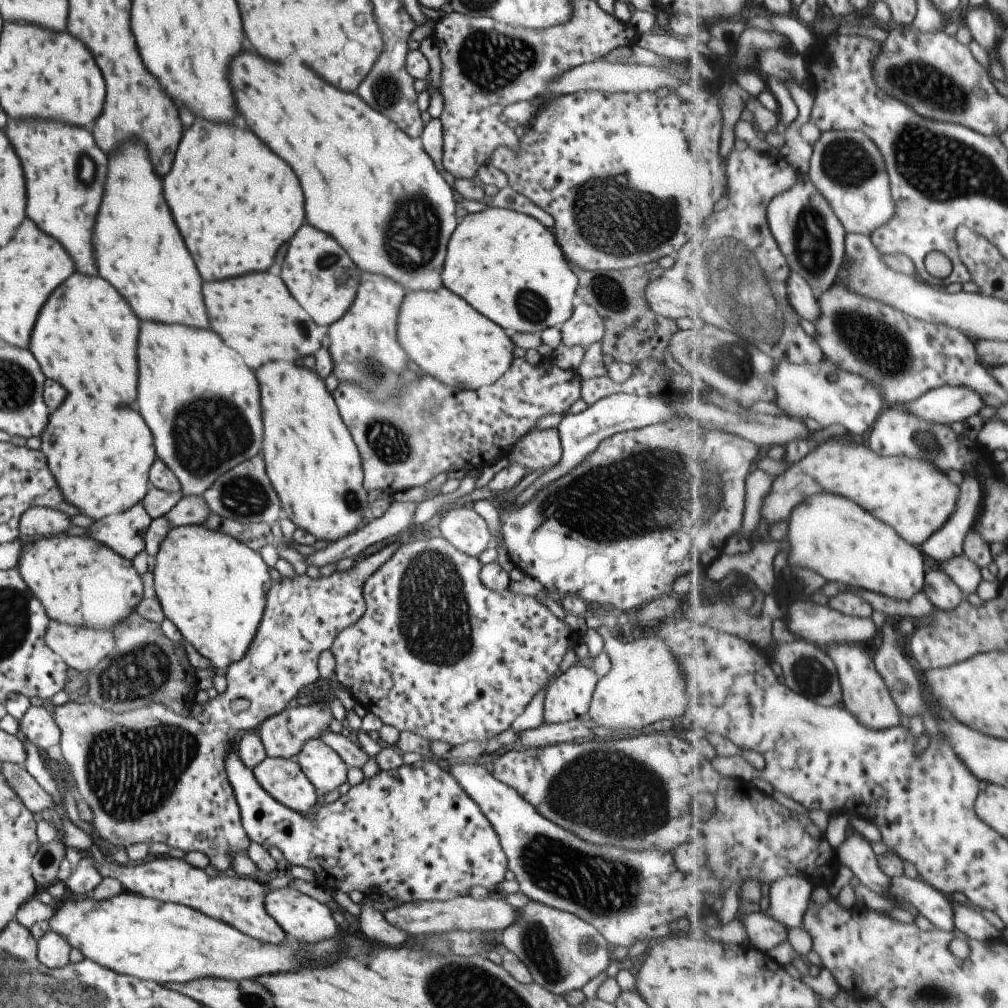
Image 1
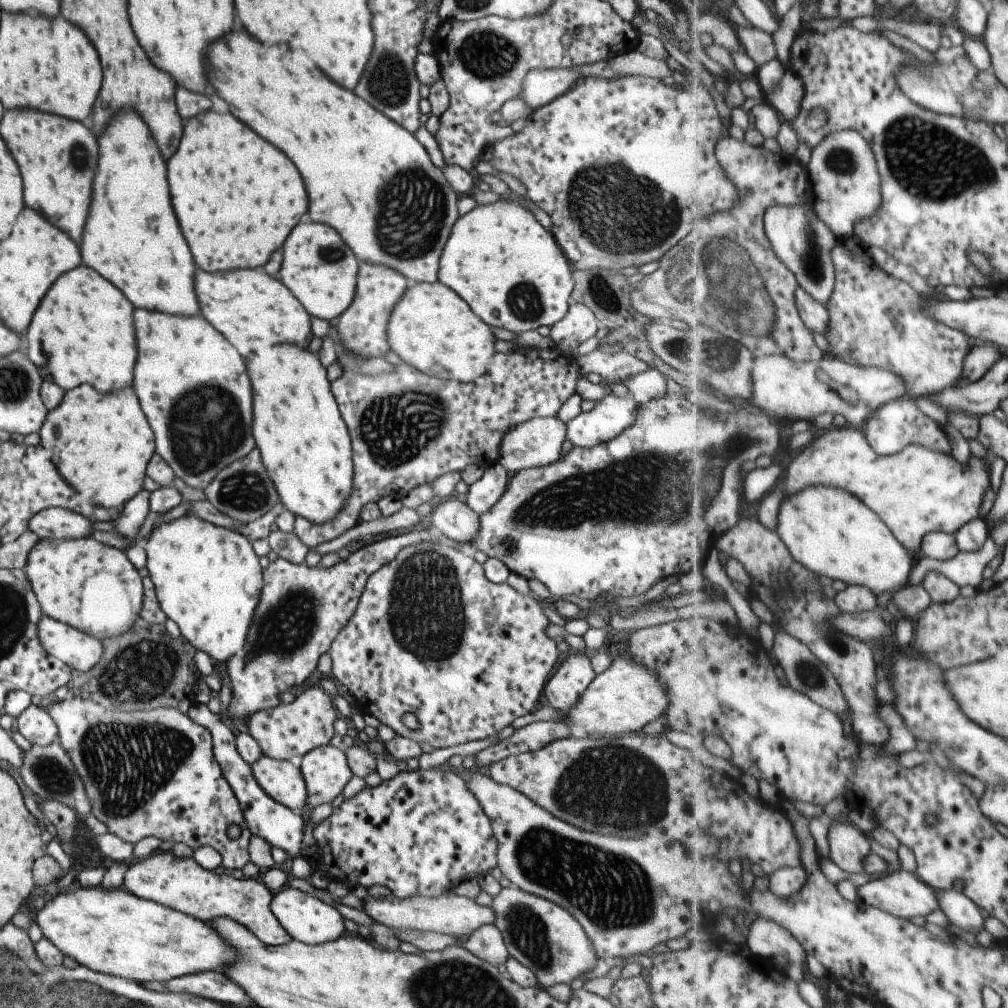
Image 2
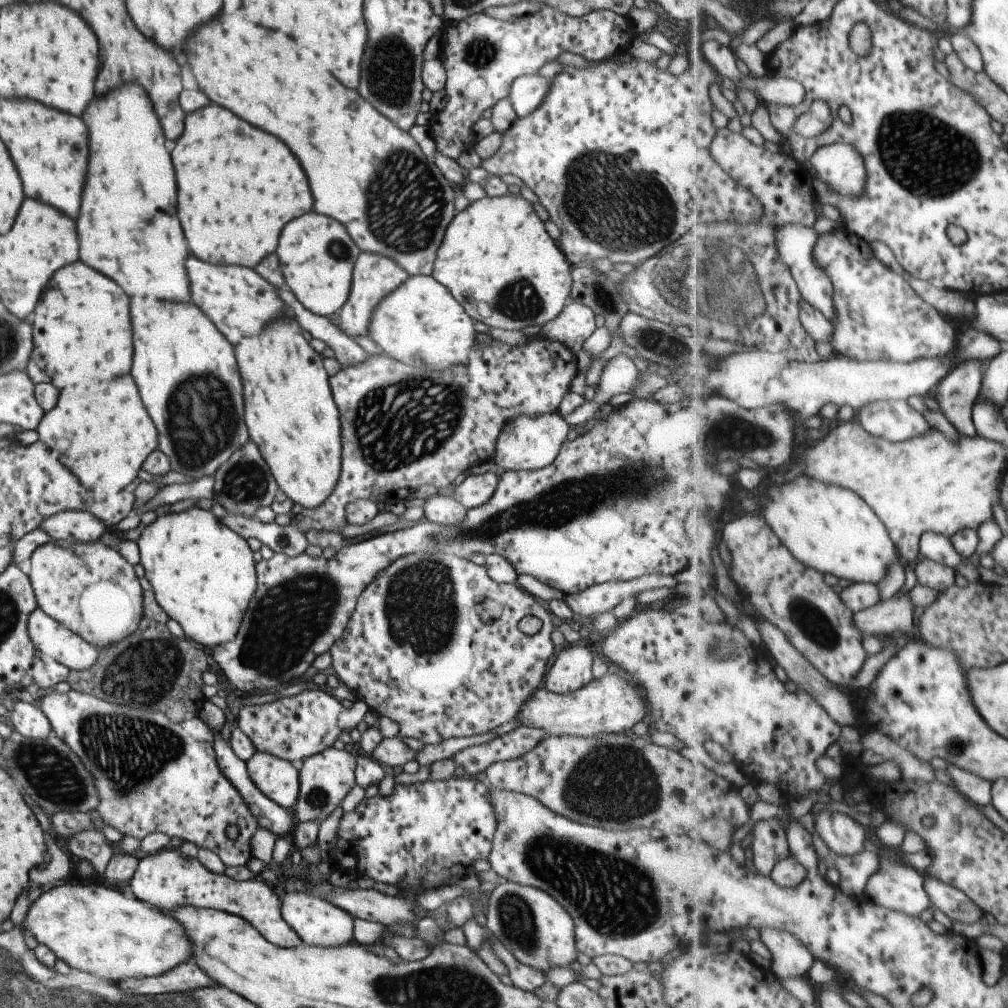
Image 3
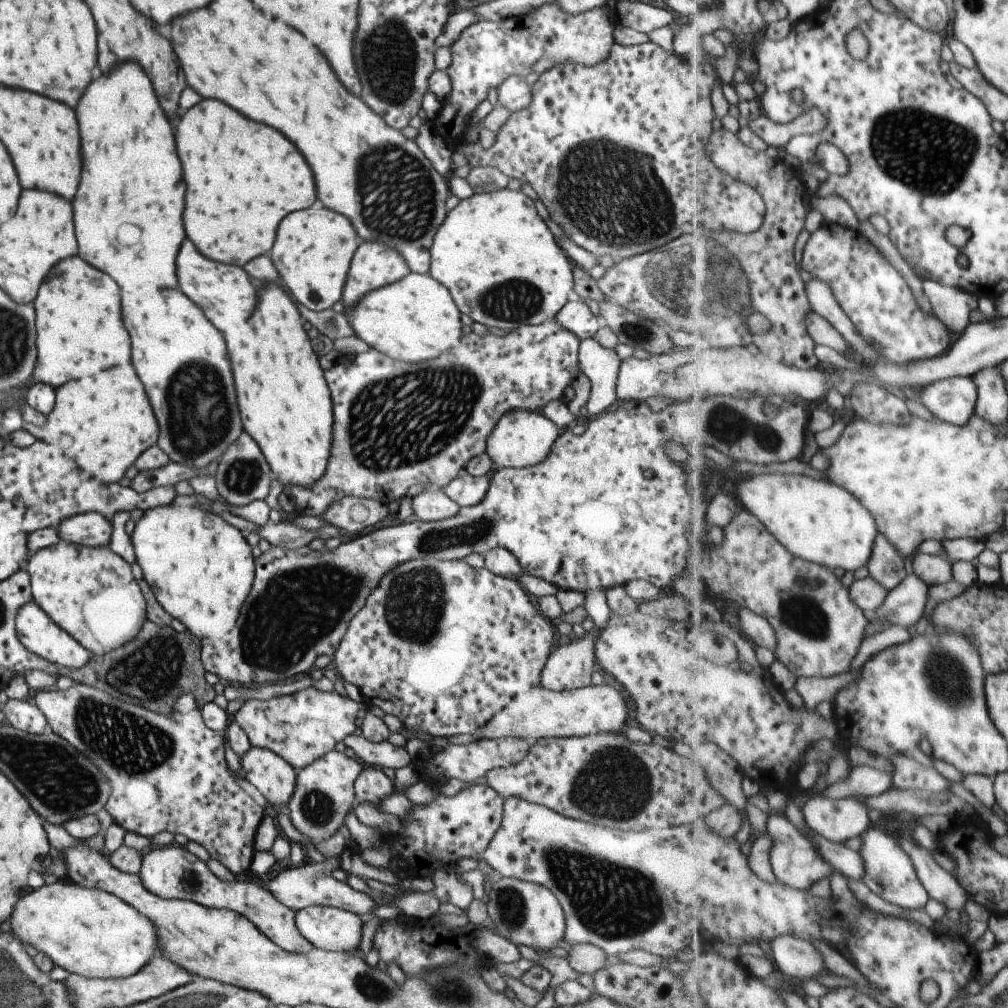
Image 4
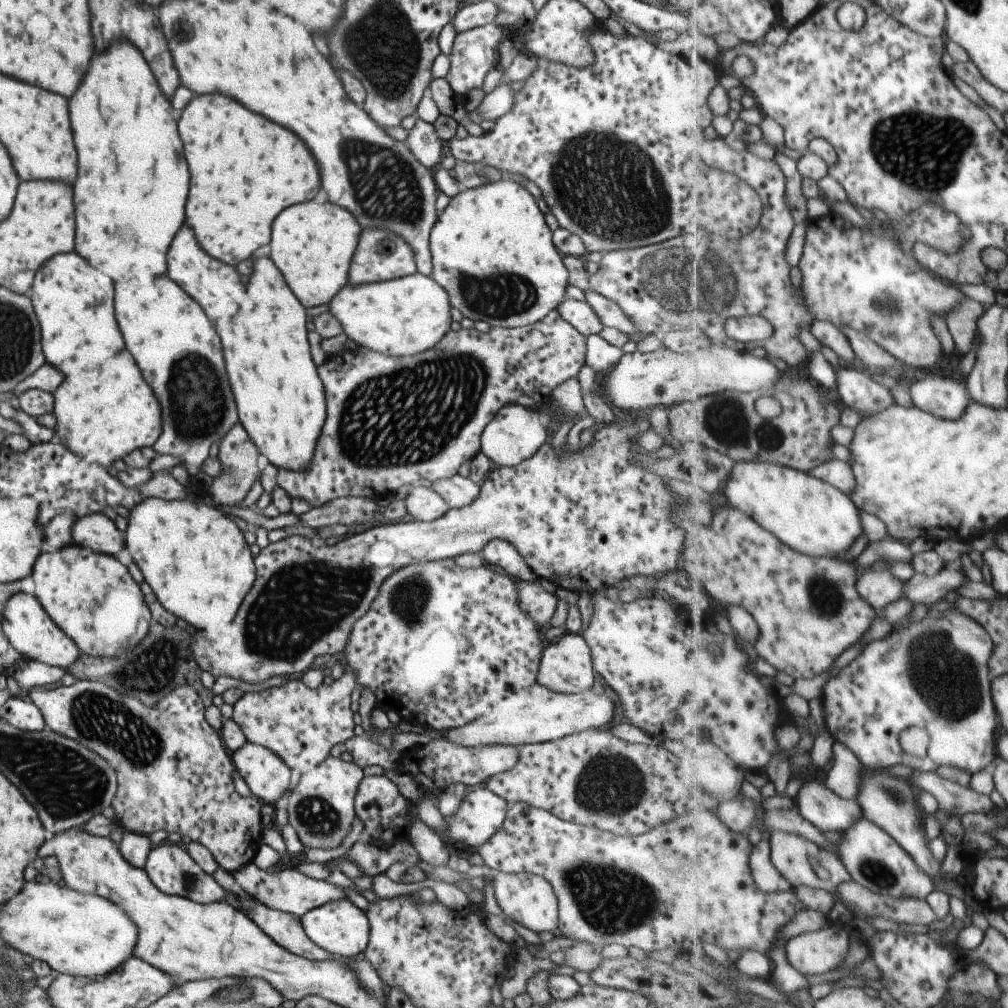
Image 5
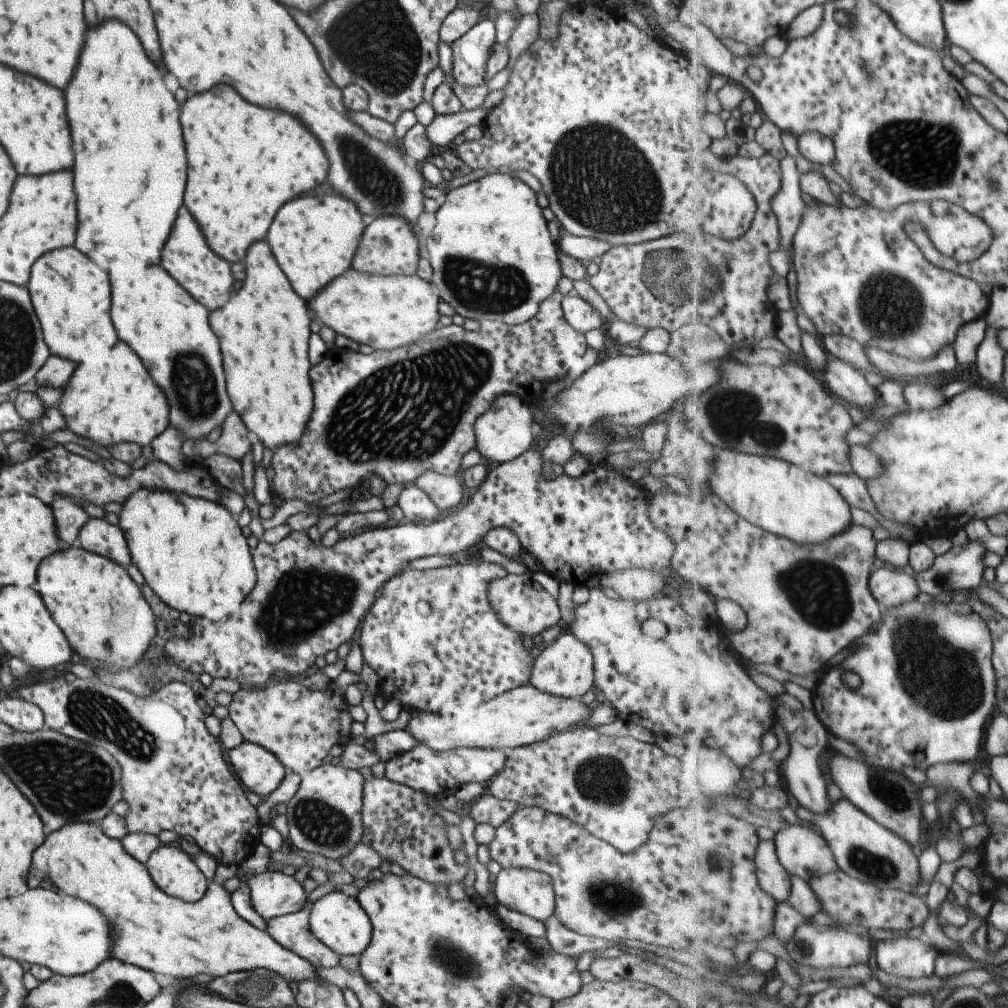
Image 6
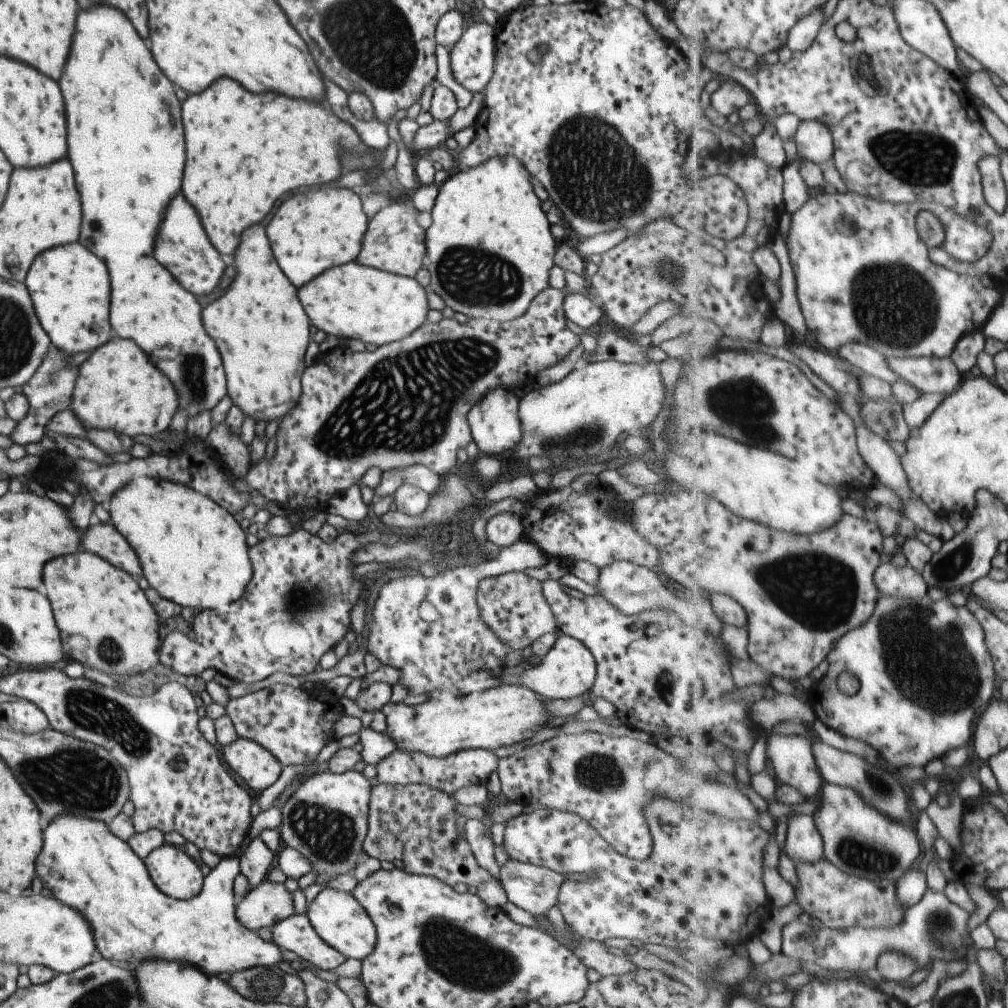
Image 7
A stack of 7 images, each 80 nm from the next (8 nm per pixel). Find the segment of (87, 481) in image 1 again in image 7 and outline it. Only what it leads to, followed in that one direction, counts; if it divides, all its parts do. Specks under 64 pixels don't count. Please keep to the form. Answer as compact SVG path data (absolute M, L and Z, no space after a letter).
M123 338L107 340L80 364L69 404L69 409L76 414L85 430L101 428L104 431L125 432L129 436L146 434L148 437L166 430L177 408L177 396L171 382L167 382L167 378L155 365L151 366L143 349Z

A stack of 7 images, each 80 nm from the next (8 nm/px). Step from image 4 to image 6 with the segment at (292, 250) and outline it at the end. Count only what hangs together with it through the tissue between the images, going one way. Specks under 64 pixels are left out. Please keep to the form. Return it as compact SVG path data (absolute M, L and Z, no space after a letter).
M339 194L323 198L299 196L277 210L265 238L291 288L306 302L332 278L350 267L363 228L361 212L351 200Z

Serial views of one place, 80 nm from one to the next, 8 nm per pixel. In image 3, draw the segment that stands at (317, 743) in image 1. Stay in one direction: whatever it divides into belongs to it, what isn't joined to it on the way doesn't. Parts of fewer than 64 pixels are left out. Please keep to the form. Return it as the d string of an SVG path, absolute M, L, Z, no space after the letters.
M325 748L318 754L307 756L302 762L301 770L298 772L298 794L295 800L295 810L291 811L296 823L315 822L323 823L327 816L333 814L336 806L340 806L345 794L351 790L354 784L355 758L345 750Z

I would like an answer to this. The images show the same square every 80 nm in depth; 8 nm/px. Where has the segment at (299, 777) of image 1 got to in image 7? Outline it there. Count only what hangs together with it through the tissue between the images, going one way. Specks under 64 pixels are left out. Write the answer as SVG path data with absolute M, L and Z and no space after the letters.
M237 737L231 744L221 747L225 764L253 790L261 792L275 782L280 764L256 742Z

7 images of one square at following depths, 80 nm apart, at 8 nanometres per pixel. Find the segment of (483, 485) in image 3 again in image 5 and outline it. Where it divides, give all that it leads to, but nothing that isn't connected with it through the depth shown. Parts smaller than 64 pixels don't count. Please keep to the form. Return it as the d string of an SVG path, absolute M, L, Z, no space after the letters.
M455 473L449 478L442 478L438 481L427 483L425 486L429 487L449 509L456 509L470 503L480 491L480 484L475 484L467 477L462 478Z

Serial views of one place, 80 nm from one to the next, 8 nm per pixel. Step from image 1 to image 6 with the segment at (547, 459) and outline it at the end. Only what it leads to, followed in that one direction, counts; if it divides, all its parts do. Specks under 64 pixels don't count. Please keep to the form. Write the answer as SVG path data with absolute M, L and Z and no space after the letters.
M500 394L487 407L484 413L475 418L473 423L475 435L474 449L490 465L513 460L534 446L534 426L527 405L512 394Z

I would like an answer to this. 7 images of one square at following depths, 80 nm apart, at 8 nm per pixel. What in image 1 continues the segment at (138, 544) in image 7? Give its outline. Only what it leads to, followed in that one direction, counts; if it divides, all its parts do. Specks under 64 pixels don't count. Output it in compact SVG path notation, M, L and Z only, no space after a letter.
M203 525L169 527L153 556L151 574L162 613L179 630L183 642L189 642L201 656L207 658L217 673L225 671L231 663L242 657L258 629L266 594L272 583L258 552L230 537L230 534Z

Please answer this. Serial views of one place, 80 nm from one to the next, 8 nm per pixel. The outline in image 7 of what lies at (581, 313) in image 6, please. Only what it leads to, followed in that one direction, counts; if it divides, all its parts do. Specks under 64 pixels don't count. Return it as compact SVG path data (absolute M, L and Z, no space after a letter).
M565 293L562 309L575 326L586 329L601 318L601 309L585 293Z

